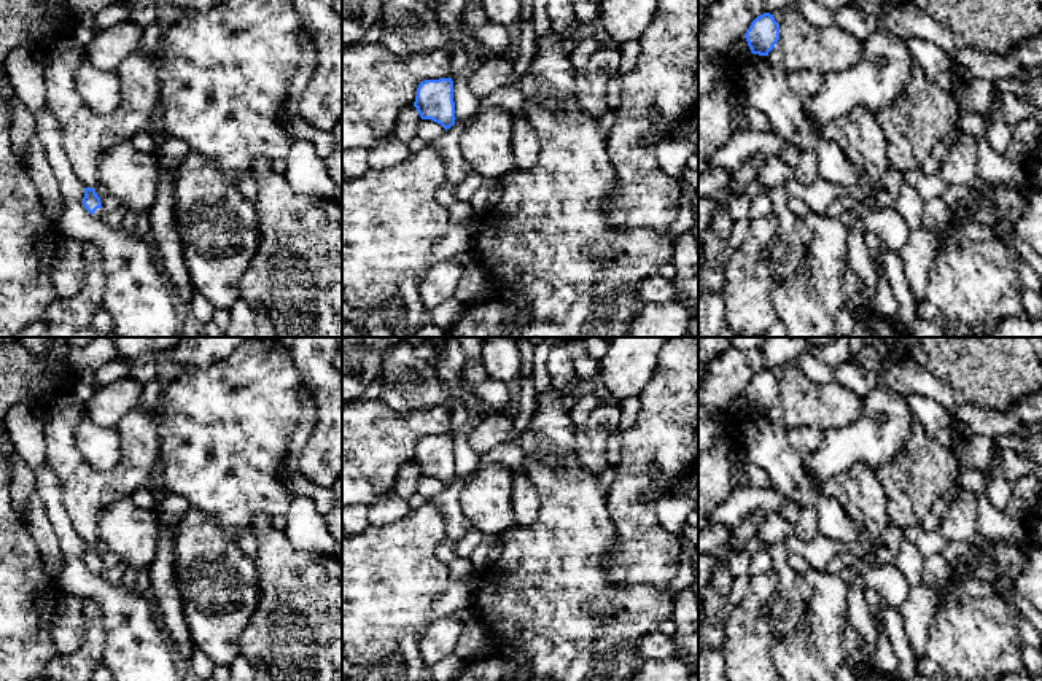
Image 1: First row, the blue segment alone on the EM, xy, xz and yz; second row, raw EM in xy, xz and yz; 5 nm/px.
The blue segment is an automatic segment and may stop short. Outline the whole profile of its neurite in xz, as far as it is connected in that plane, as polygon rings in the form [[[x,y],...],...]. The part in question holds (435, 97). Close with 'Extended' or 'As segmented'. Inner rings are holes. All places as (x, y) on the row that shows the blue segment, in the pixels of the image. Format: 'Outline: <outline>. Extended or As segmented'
Outline: [[[452,78],[425,80],[417,88],[414,107],[422,119],[431,119],[445,130],[455,124]]]. As segmented

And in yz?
Outline: [[[764,13],[751,22],[745,38],[752,54],[768,56],[780,40],[780,24],[773,14]]]. As segmented

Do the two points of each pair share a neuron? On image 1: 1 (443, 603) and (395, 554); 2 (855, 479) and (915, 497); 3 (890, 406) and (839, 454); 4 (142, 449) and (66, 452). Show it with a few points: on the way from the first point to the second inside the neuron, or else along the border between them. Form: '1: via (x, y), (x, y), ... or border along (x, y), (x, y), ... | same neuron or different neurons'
1: border along (451, 581), (433, 605), (428, 622) | different neurons
2: border along (880, 481), (885, 490), (886, 513), (893, 524) | different neurons
3: via (890, 422), (874, 438), (855, 443) | same neuron
4: via (124, 468), (113, 479), (91, 479), (83, 471) | same neuron

